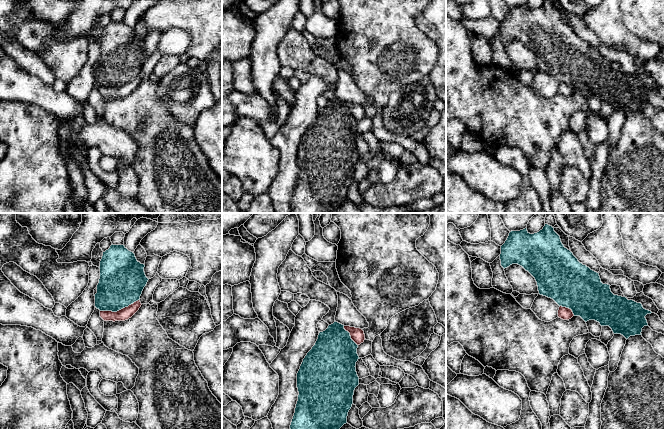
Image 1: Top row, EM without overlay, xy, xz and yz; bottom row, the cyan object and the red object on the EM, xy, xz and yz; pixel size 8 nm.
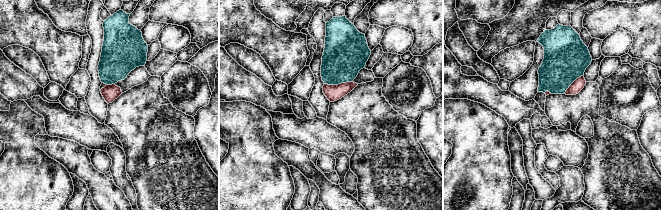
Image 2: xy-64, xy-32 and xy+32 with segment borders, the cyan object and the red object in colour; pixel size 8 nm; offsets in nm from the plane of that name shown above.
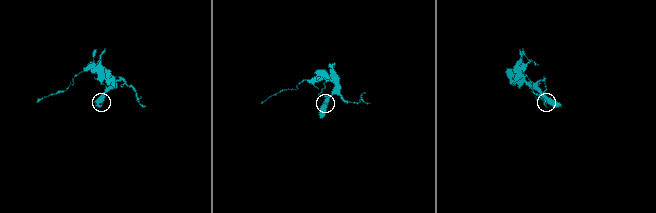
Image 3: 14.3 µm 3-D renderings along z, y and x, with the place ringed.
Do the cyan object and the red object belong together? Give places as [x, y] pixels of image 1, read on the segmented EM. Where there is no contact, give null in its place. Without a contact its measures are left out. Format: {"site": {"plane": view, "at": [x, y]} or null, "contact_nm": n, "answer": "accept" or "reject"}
{"site": {"plane": "xy", "at": [119, 309]}, "contact_nm": 340, "answer": "accept"}

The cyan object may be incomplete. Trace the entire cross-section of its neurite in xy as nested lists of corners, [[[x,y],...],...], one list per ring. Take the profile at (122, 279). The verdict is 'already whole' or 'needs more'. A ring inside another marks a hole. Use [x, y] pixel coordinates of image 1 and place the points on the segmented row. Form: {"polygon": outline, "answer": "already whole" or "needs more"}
{"polygon": [[[111,245],[100,261],[95,307],[104,321],[125,321],[141,307],[140,296],[148,282],[144,264],[124,245]]], "answer": "needs more"}

